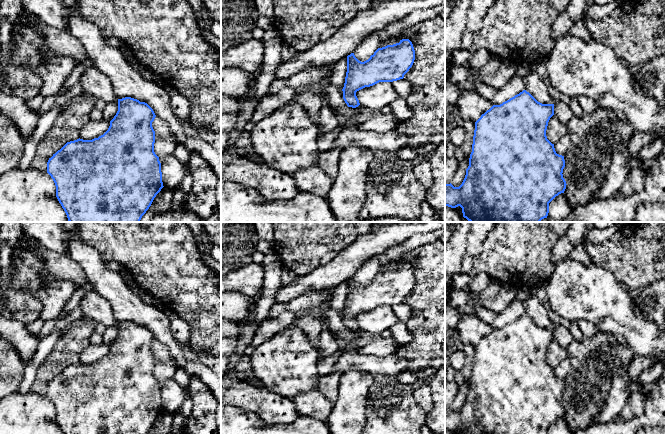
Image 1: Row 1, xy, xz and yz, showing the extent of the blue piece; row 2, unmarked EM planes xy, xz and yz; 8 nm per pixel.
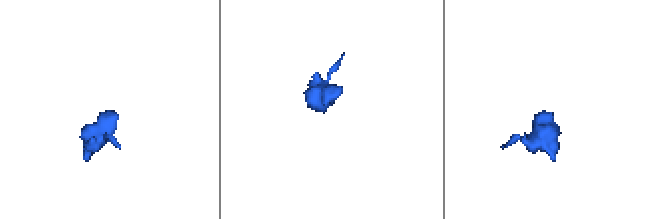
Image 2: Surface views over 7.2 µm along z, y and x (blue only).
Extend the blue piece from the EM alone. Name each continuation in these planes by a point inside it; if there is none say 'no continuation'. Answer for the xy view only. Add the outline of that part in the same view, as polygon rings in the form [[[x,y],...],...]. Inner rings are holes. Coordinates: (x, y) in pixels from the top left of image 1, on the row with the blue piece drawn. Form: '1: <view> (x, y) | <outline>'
no continuation

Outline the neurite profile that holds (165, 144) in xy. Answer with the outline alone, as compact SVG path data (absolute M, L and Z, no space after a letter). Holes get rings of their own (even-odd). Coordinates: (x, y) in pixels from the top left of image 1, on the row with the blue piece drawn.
M155 117L152 122L155 131L154 152L158 157L173 155L177 146L169 126L162 119Z

